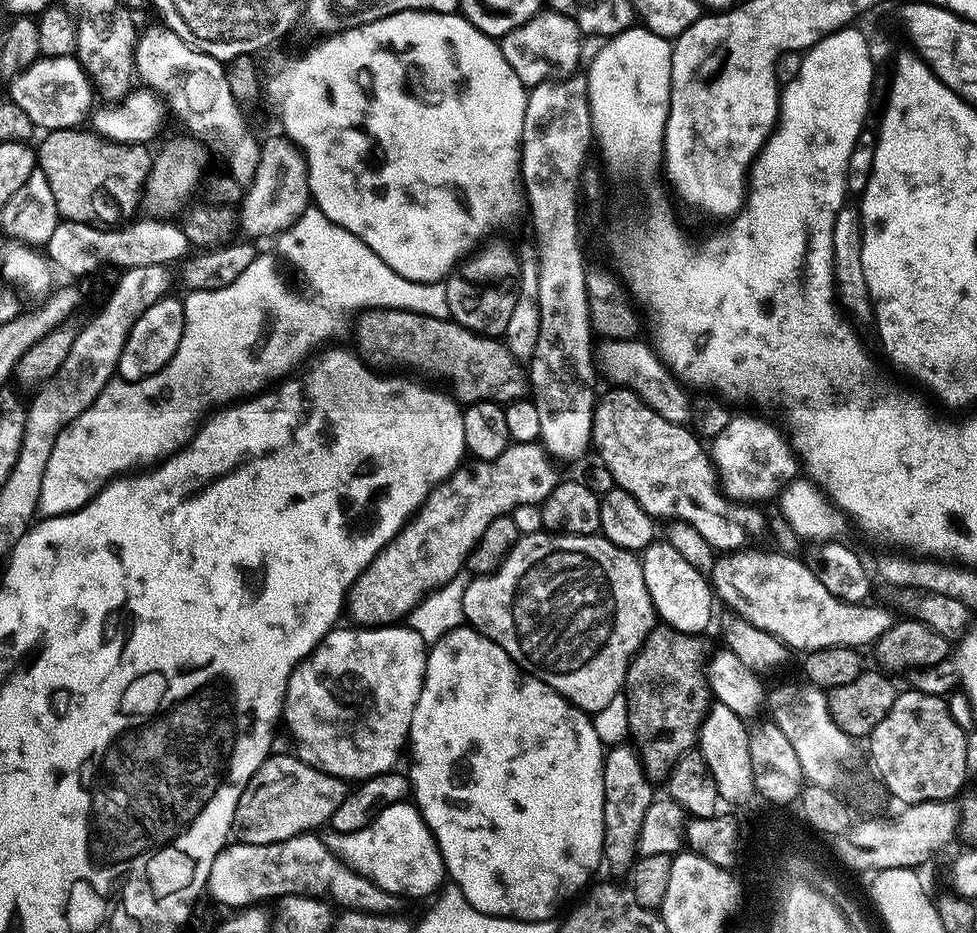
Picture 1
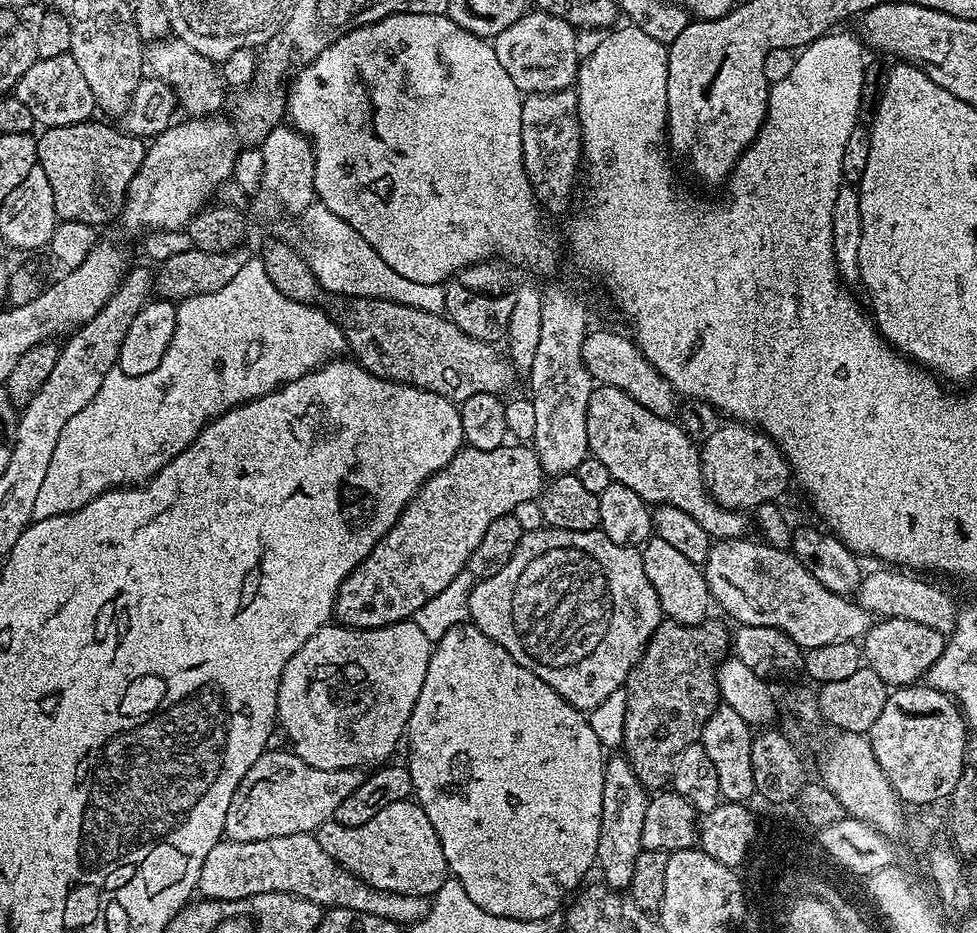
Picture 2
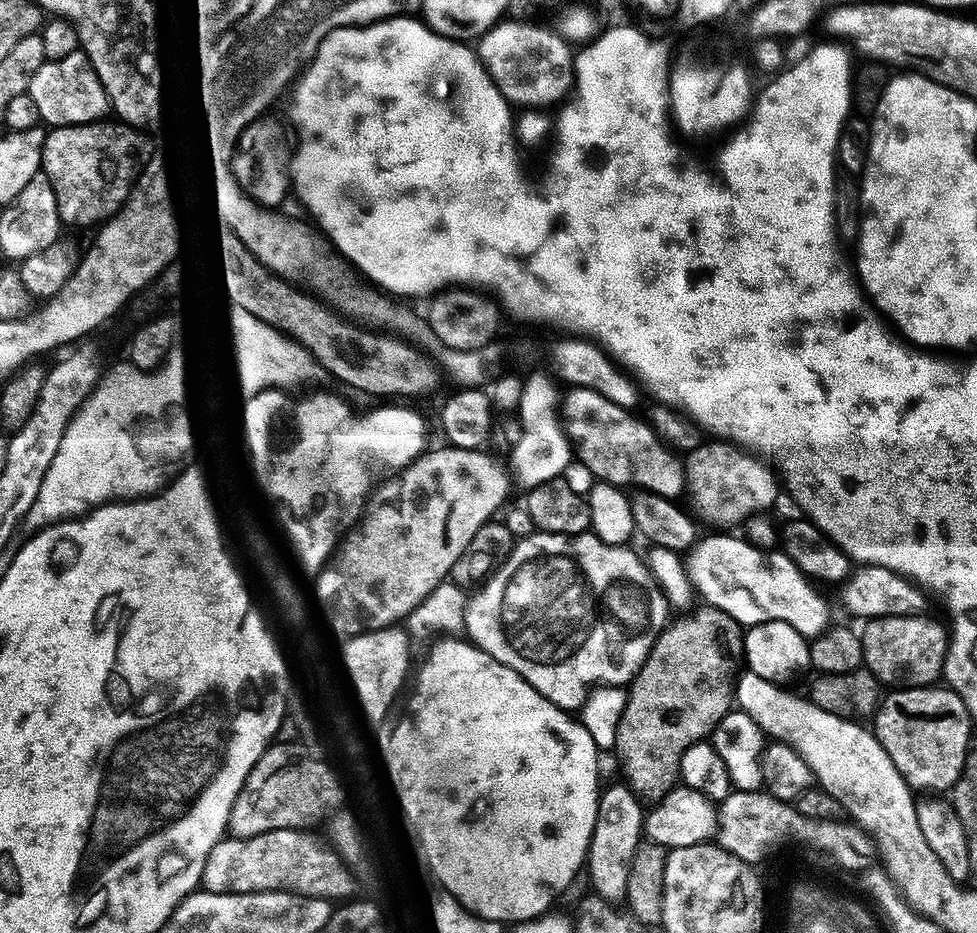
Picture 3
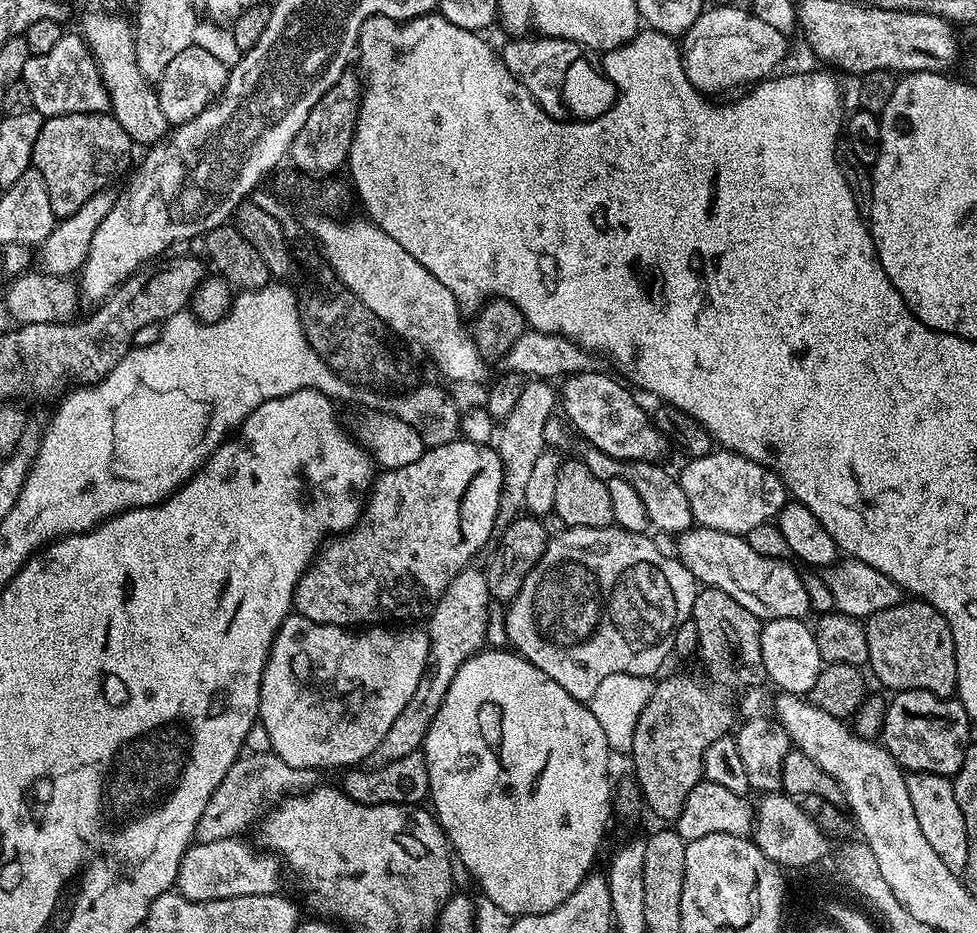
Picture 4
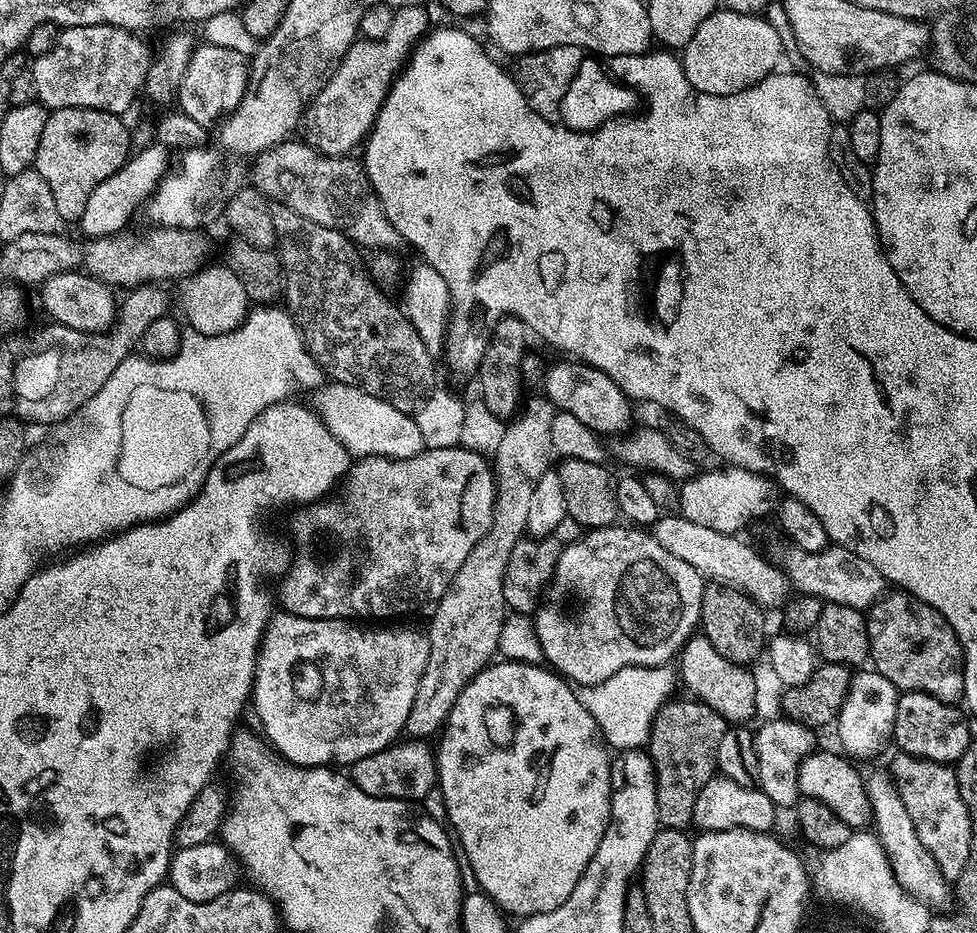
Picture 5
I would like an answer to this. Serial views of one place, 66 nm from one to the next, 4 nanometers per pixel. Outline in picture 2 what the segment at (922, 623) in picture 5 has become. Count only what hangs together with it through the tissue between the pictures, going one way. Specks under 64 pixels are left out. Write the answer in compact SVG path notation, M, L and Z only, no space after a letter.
M881 619L869 632L862 637L862 656L867 667L882 678L882 682L889 686L912 686L923 681L932 666L938 663L944 652L945 636L938 630L932 630L930 626L924 626L922 622L910 622L909 620Z

